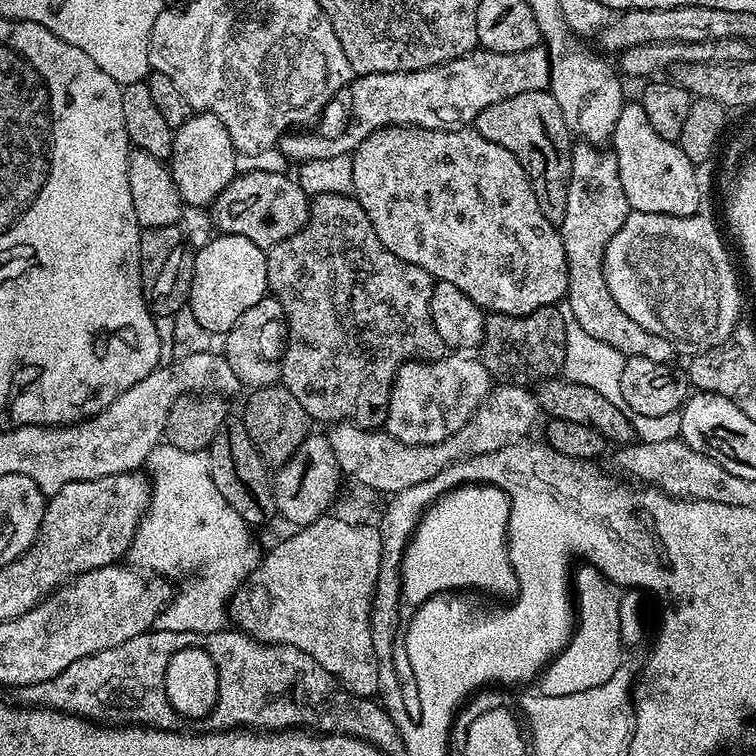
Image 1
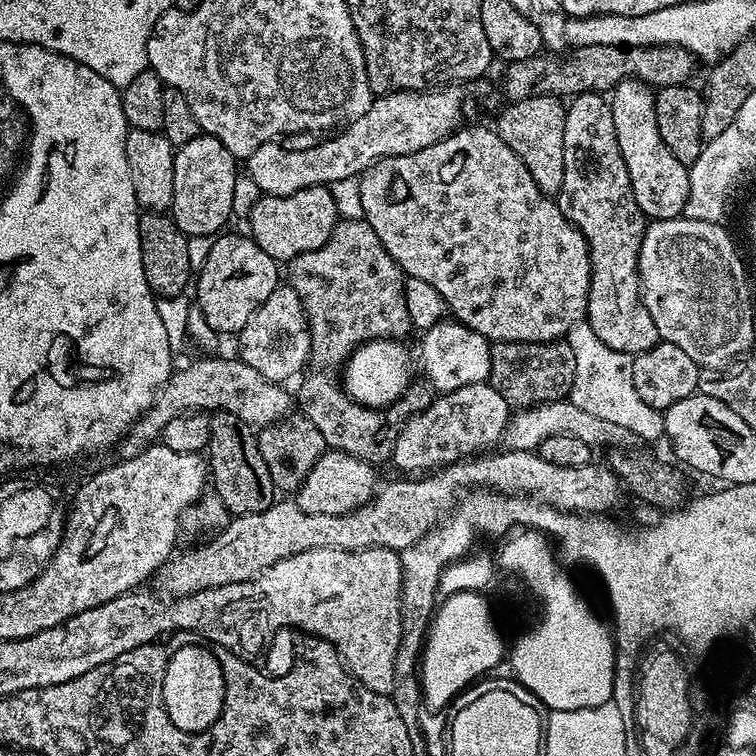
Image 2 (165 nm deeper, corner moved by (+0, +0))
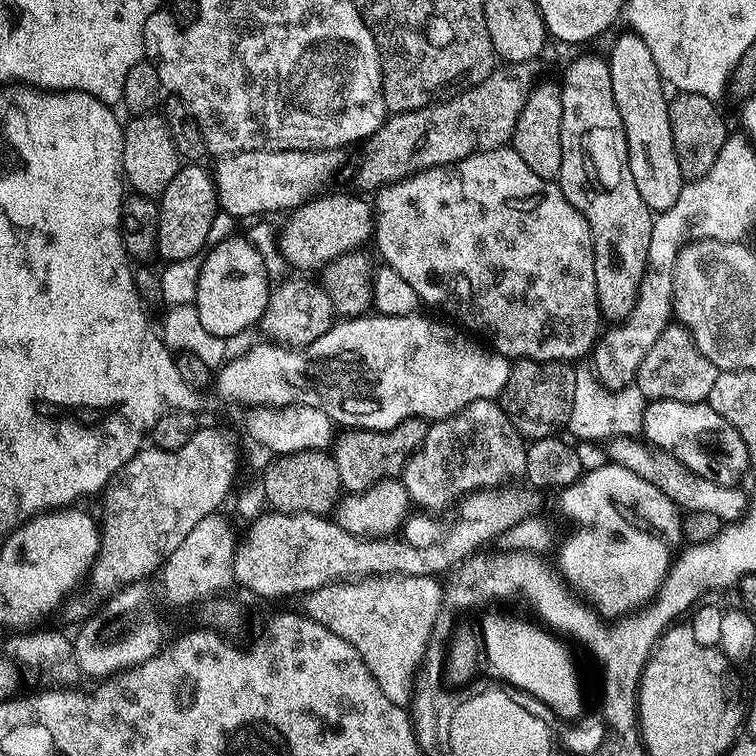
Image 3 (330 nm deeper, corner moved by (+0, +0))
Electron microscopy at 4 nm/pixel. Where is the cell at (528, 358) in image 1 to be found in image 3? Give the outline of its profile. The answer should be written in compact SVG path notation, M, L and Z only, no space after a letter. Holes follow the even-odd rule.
M522 359L512 364L498 403L510 418L514 430L518 430L525 441L541 440L567 429L570 410L574 406L576 373L577 369L571 363L562 360L542 362Z

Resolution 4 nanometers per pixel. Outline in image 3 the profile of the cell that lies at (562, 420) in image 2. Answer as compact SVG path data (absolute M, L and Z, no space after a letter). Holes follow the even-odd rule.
M620 436L616 440L607 441L606 451L607 459L611 463L622 466L638 474L638 478L646 478L646 482L658 486L658 490L662 490L662 494L666 494L666 498L670 498L670 502L674 502L677 508L685 513L714 514L725 525L729 525L743 519L748 512L750 496L744 493L740 486L715 484L713 480L696 476L671 455L647 446L641 439Z

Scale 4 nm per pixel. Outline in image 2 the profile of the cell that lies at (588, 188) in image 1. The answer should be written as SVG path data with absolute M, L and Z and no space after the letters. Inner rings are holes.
M582 92L567 105L564 117L566 174L558 203L564 217L588 243L592 273L586 323L610 350L622 350L635 358L661 343L658 326L640 301L638 254L646 217L634 198L630 174L618 150L611 103L599 92Z

